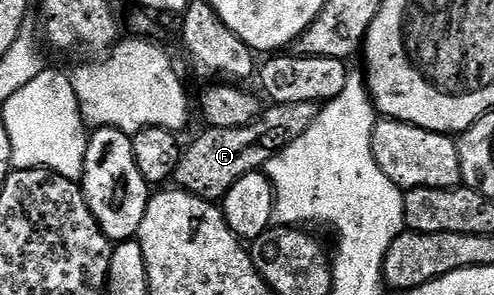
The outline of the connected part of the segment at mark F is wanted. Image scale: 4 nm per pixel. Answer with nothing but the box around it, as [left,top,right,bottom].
[174,101,321,200]

